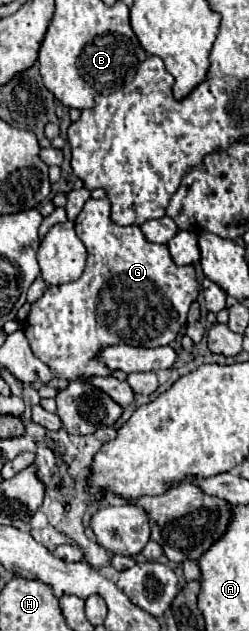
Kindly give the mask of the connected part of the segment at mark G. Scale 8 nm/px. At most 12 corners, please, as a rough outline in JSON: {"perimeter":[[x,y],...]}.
{"perimeter":[[88,199],[78,281],[24,335],[56,379],[104,377],[100,347],[170,345],[192,265]]}

